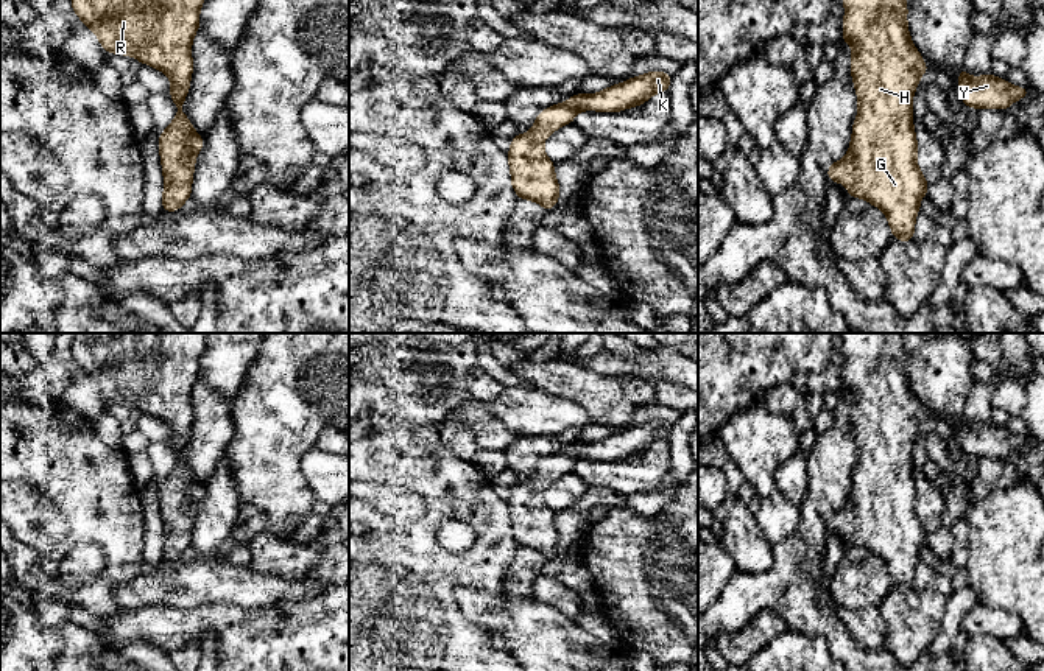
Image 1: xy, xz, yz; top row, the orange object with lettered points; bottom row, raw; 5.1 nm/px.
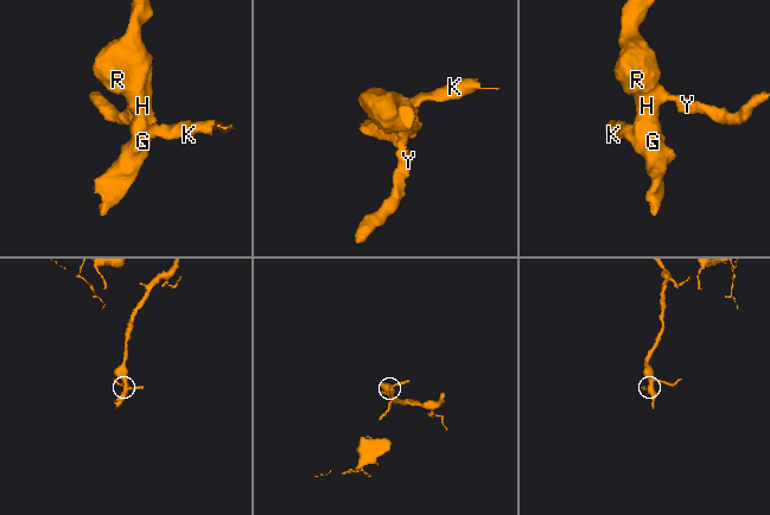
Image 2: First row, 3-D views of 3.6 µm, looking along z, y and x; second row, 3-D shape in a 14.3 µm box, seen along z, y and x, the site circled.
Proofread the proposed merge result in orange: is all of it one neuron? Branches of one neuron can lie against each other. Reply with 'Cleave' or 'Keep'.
Keep

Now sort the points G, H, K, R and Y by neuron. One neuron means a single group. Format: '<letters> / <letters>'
G H K R Y

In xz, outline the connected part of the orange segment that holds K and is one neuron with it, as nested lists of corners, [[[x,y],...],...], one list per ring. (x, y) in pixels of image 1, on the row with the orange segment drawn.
[[[651,70],[594,95],[573,93],[569,101],[541,111],[531,131],[514,135],[506,153],[511,185],[519,199],[534,201],[547,212],[558,204],[555,163],[545,156],[542,142],[558,128],[573,123],[578,111],[620,112],[640,106],[658,92],[667,93],[672,78]]]

